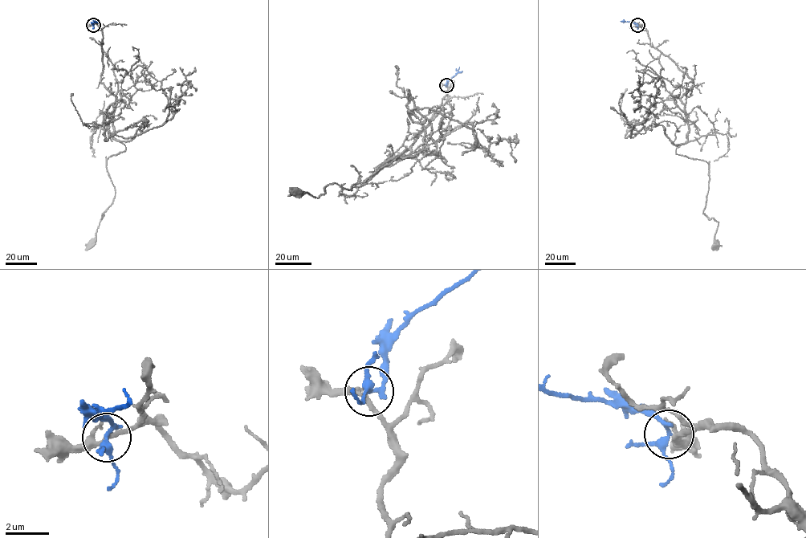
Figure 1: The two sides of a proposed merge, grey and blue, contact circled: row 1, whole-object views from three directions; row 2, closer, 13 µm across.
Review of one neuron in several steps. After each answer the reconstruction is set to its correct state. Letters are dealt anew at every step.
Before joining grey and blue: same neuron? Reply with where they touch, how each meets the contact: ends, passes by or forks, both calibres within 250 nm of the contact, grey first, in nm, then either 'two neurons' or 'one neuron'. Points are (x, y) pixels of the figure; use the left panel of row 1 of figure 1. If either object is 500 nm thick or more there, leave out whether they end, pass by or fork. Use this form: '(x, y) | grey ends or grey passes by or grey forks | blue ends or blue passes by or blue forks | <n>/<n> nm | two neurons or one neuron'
(93, 25) | grey forks | blue forks | 190/240 nm | two neurons

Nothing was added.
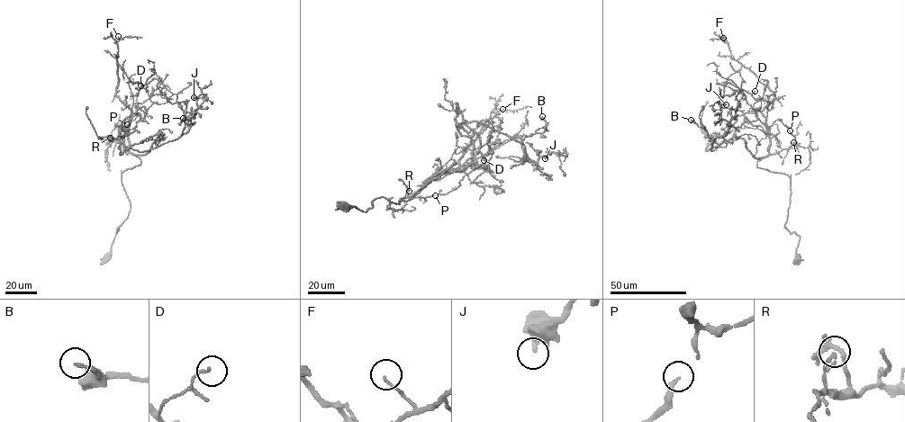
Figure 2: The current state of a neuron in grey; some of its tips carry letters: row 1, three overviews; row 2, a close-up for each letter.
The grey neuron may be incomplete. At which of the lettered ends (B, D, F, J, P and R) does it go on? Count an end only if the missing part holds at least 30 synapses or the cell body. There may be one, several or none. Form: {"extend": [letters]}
{"extend": ["P"]}

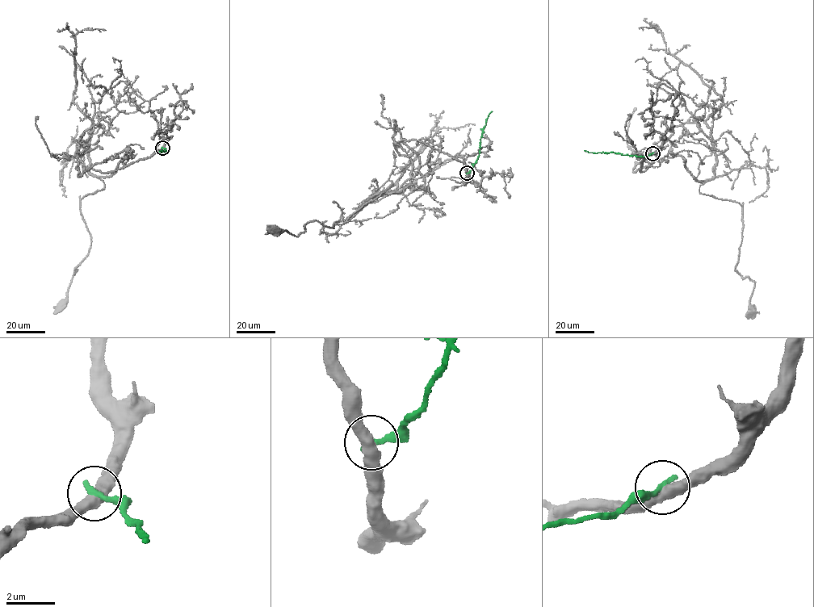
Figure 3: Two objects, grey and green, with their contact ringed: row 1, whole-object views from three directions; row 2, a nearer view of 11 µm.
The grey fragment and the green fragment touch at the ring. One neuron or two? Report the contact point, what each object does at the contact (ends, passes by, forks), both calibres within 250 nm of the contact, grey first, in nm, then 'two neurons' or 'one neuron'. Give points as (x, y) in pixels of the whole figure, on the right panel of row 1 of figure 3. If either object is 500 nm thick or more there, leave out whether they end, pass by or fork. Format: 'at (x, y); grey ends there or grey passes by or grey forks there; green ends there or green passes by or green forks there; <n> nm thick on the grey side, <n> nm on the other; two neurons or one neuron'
at (652, 153); grey passes by; green ends there; 480 nm thick on the grey side, 260 nm on the other; two neurons

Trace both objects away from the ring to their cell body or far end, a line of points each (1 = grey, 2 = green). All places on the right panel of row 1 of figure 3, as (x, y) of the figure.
1: (652, 153), (640, 171), (682, 156), (704, 182), (699, 192), (741, 206), (735, 268), (754, 282), (752, 311)
2: (652, 153), (639, 156), (585, 150)

